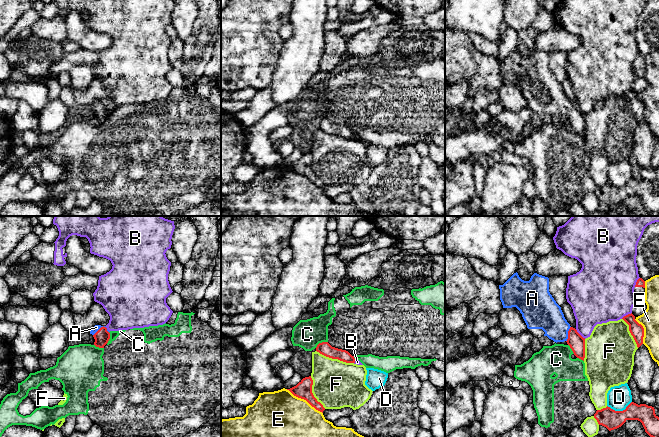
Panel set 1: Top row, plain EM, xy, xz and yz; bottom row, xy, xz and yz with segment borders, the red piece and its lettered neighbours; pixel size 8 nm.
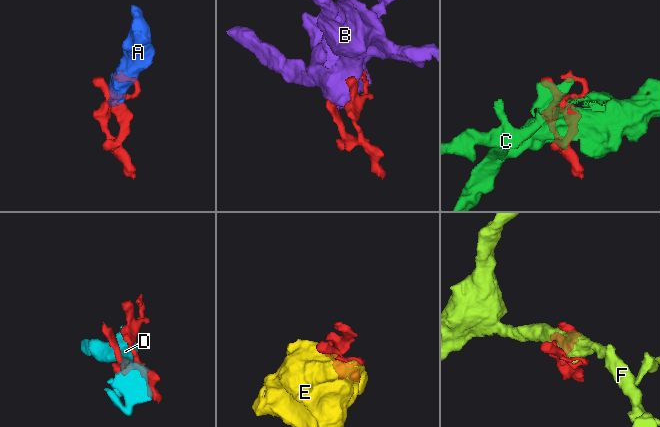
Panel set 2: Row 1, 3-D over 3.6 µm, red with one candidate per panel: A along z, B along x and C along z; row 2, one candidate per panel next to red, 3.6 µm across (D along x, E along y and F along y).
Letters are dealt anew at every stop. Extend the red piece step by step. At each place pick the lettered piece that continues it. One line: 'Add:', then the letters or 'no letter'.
Add: A

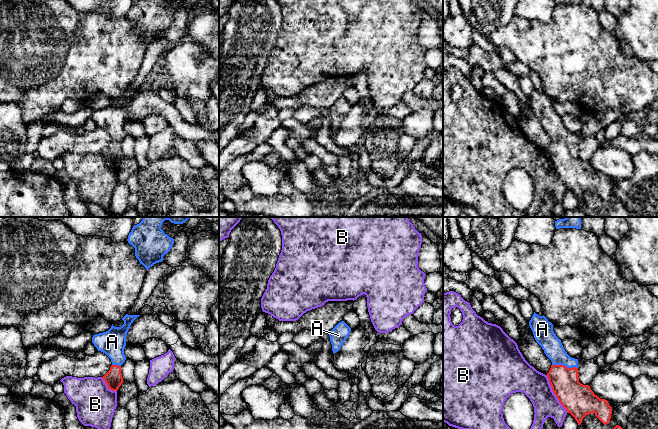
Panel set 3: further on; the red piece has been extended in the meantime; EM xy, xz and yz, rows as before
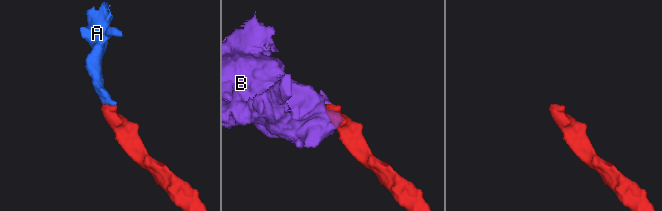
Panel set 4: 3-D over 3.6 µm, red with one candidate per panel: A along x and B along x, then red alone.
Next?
Add: A

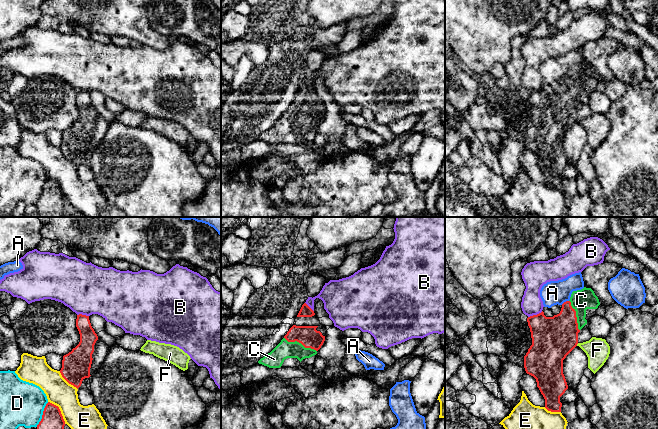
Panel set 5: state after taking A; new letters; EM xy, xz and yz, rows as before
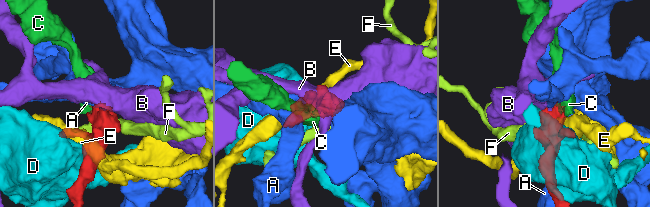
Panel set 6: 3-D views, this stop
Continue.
Add: C

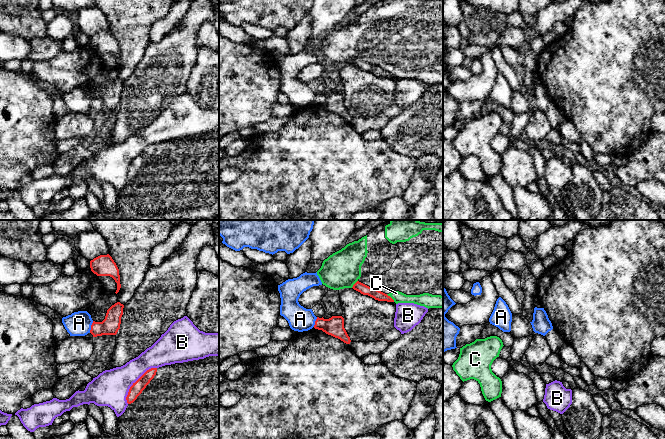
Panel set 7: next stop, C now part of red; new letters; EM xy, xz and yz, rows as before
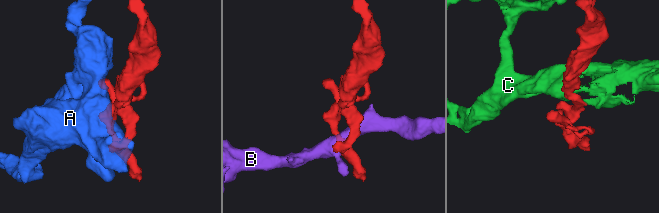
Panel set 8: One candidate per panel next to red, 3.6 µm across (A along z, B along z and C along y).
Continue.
Add: no letter

